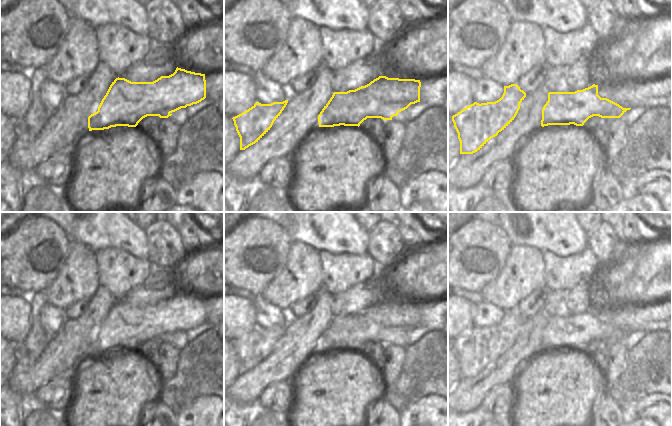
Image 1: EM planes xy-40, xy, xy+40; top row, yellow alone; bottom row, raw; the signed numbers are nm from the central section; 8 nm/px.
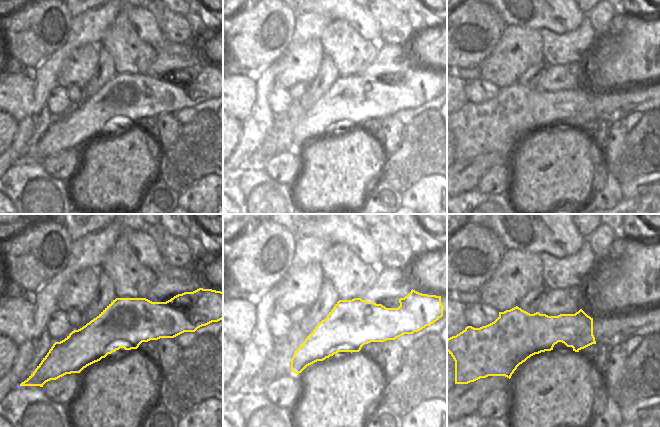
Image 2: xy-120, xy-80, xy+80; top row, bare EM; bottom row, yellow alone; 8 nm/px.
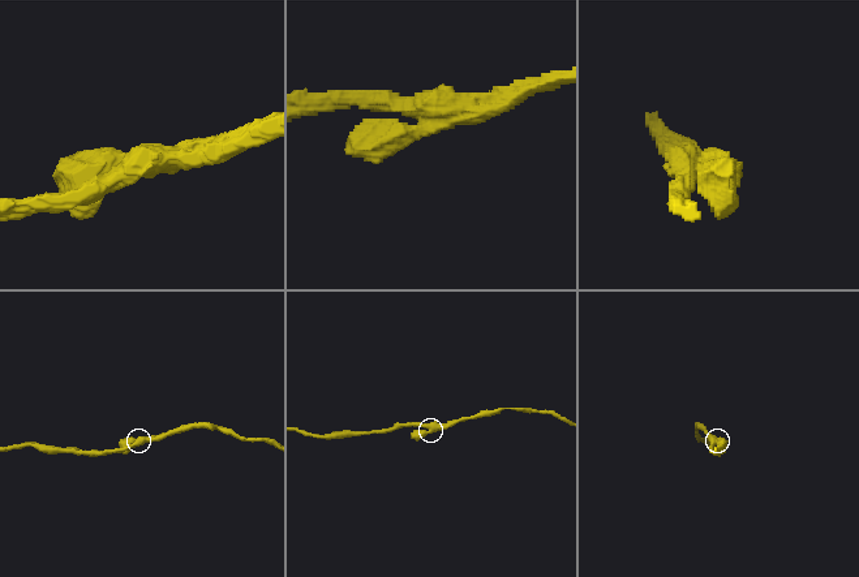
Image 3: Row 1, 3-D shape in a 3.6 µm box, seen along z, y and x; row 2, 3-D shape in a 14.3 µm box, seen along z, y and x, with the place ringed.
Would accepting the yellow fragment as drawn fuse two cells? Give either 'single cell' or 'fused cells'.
single cell

